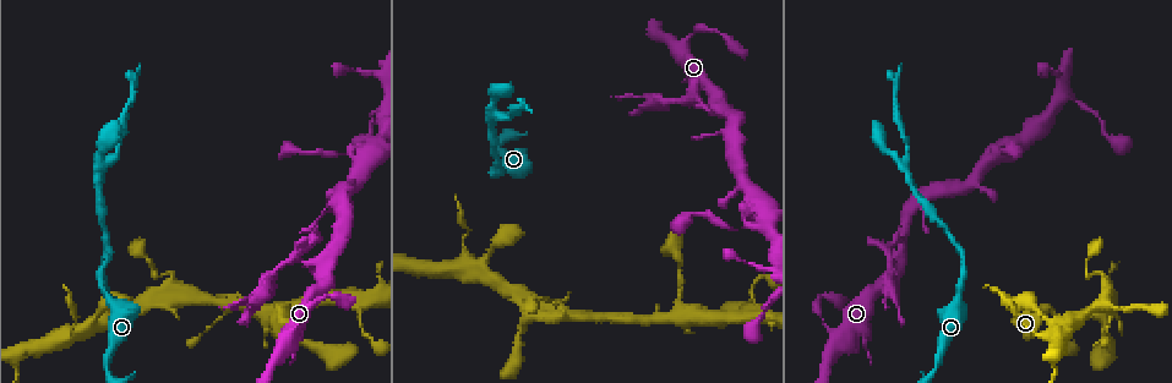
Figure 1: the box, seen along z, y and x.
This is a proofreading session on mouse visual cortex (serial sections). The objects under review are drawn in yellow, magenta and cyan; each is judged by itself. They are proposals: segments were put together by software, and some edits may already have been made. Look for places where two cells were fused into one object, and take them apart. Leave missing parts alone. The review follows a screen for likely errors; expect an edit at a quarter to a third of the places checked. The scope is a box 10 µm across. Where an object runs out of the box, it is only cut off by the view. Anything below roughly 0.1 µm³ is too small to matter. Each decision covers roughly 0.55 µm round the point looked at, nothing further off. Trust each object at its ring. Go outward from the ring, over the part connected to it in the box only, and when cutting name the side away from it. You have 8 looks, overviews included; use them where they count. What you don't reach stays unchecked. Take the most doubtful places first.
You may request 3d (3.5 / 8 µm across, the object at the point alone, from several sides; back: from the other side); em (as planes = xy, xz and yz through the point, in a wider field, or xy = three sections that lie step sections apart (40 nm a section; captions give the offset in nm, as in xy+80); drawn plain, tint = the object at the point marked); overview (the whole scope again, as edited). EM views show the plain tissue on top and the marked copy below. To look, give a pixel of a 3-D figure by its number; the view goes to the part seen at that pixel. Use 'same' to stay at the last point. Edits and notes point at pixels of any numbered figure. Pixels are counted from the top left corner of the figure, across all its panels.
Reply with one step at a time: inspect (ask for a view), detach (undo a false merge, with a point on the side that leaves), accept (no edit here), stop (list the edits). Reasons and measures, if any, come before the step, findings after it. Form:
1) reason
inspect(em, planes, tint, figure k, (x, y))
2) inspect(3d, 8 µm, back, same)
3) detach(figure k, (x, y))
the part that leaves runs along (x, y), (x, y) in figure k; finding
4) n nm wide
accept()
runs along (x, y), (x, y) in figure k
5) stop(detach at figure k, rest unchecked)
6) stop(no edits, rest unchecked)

calibre changes
inspect(3d, 3.5 µm, figure 1, (892, 260))

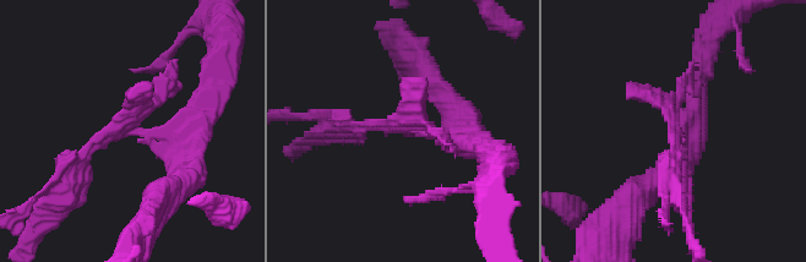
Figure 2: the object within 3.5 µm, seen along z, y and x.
inspect(em, planes, tint, figure 2, (109, 134))

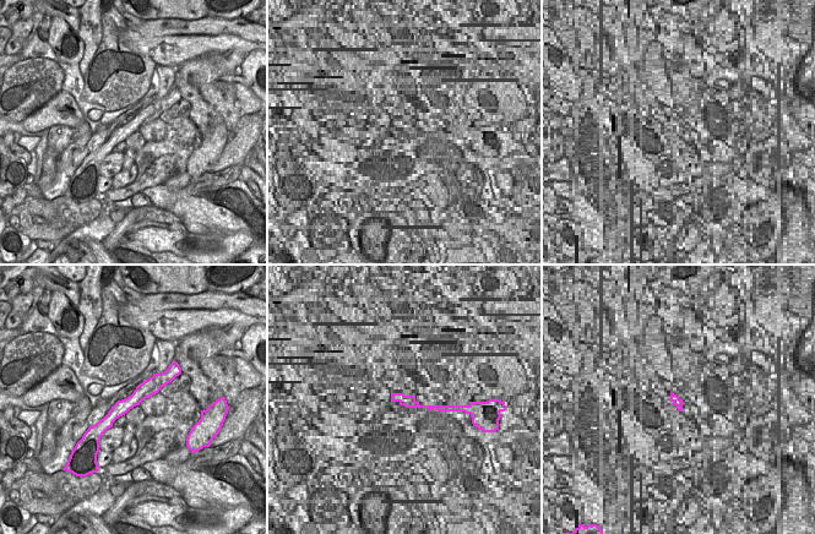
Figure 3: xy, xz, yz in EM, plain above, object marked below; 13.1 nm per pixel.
another direction
inspect(em, xy, step 5, tint, same)

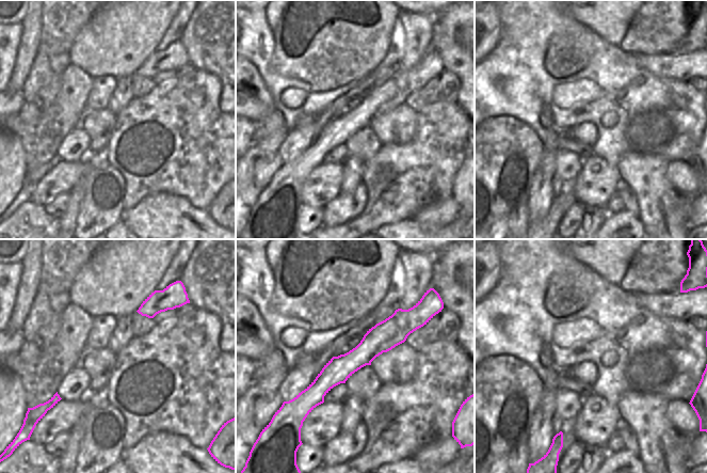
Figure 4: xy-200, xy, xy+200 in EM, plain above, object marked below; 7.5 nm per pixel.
detach(figure 2, (410, 107))
the part that leaves runs along (413, 129), (402, 123), (338, 129) in figure 2; a second cell is stuck on

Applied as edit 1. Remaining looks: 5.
four arms meet
inspect(3d, 3.5 µm, figure 1, (1099, 315))

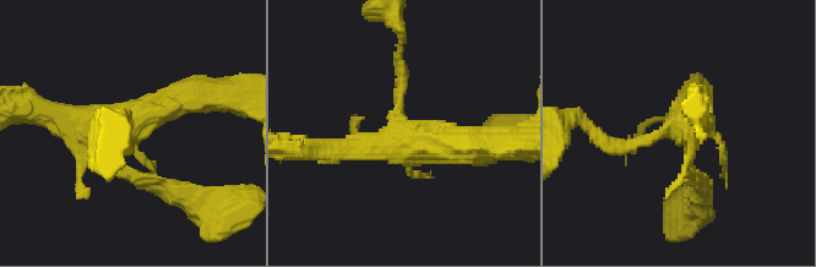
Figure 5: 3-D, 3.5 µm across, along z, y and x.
accept()
runs along (401, 61), (401, 134), (325, 150) in figure 5; continuous, no second cell

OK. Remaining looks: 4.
sharp bend
inspect(3d, 3.5 µm, figure 1, (358, 304))

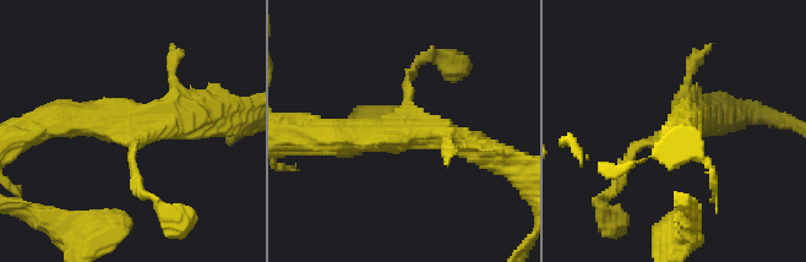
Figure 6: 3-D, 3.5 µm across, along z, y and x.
3 arms; arms of 150, 250, 400 nm
inspect(em, xy, step 5, tint, figure 6, (403, 126))

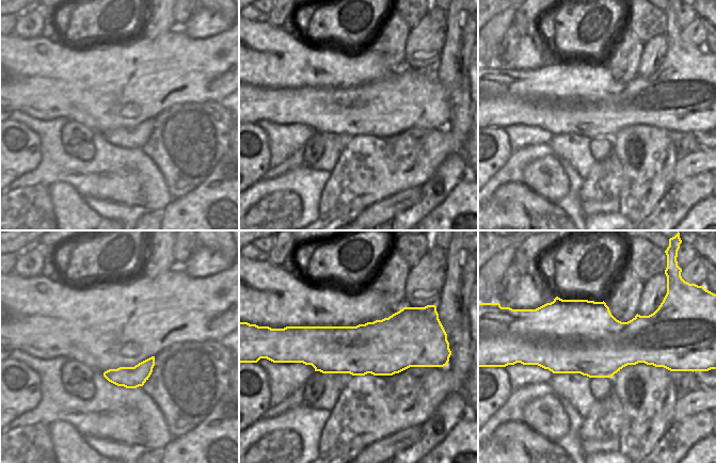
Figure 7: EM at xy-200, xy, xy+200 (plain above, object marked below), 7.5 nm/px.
accept()
runs along (47, 121), (159, 121), (172, 76) in figure 6; continuous, no second cell

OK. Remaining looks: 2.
stop(detach at figure 2, rest unchecked)

